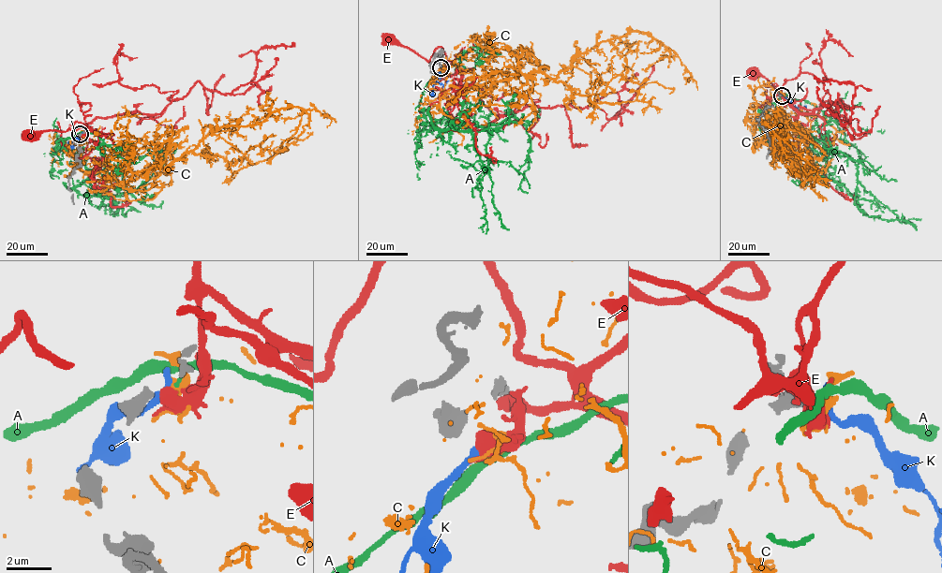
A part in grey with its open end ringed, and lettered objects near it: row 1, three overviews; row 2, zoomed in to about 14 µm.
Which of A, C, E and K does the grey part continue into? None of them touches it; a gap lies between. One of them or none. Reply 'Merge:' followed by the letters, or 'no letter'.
Merge: no letter

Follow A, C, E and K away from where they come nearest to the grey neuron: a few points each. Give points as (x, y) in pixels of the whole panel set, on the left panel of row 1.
A: (83, 134), (56, 142), (80, 150), (91, 174), (124, 162), (125, 184), (112, 196), (117, 215), (117, 205)
C: (82, 134), (82, 150), (116, 152), (90, 172), (121, 172), (165, 167), (215, 129), (280, 109), (336, 123)
E: (82, 134), (85, 133), (85, 125), (91, 129), (84, 127), (74, 131), (69, 127), (63, 132), (28, 133)
K: (81, 134), (71, 147), (72, 143)

